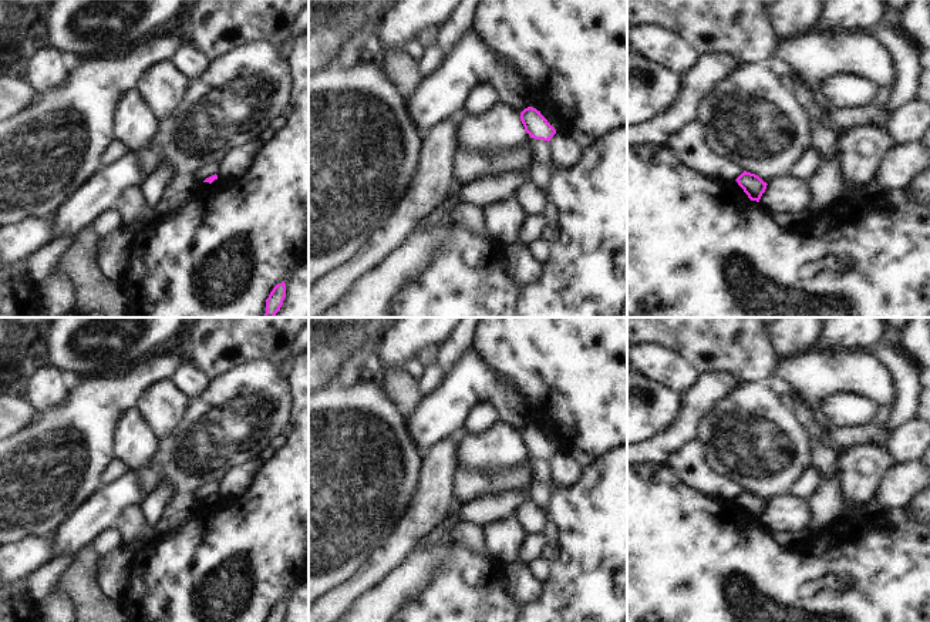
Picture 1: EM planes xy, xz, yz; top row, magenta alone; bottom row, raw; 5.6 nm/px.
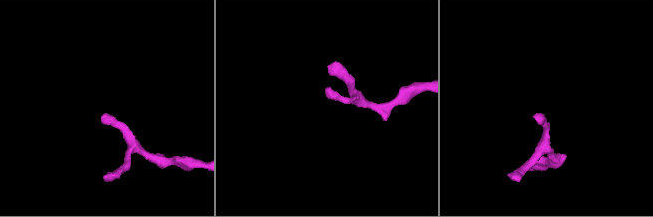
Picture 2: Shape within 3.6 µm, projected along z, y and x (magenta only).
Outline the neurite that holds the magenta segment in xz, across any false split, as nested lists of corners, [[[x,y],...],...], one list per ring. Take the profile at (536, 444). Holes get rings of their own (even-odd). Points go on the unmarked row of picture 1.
[[[528,426],[520,431],[520,440],[525,450],[535,458],[550,460],[556,453],[556,448],[547,441],[547,438],[533,426]]]

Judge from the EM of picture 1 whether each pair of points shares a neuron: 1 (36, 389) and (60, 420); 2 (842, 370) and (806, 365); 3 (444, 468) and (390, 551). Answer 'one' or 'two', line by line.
1: two
2: one
3: one

